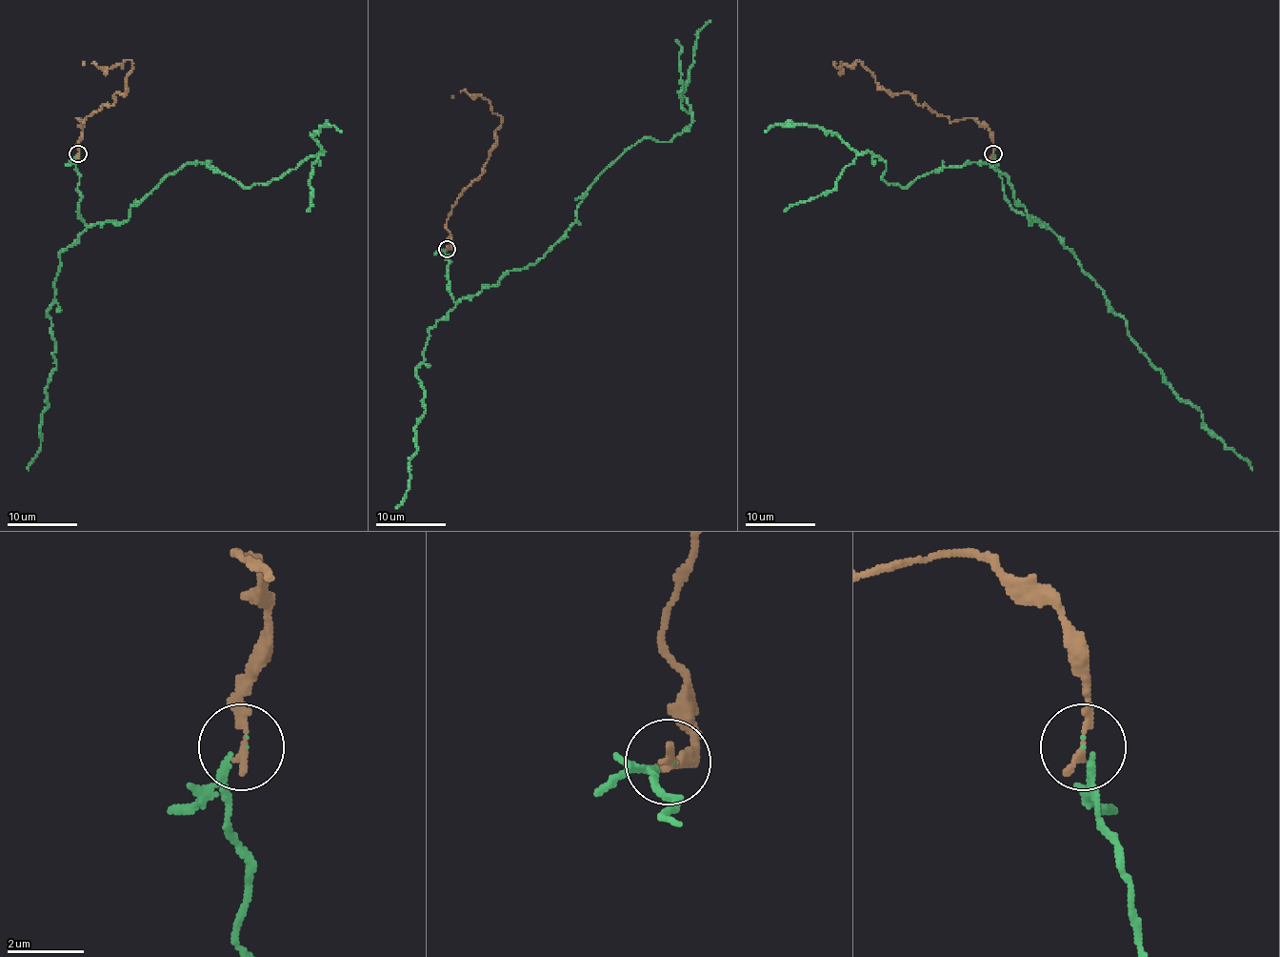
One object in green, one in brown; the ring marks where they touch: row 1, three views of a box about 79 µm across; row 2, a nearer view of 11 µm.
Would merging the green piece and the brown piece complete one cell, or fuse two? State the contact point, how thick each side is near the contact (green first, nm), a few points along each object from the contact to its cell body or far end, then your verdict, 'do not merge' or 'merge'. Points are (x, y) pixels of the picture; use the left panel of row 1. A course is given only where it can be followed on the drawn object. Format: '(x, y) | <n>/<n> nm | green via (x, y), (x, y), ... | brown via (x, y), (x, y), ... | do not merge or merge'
(78, 153) | 120/200 nm | green via (79, 153), (79, 216), (90, 225), (125, 222), (185, 164), (251, 187), (322, 153), (320, 127), (341, 132) | brown via (77, 153), (83, 131), (77, 118), (83, 121), (125, 93), (131, 61), (110, 69), (83, 61) | merge

